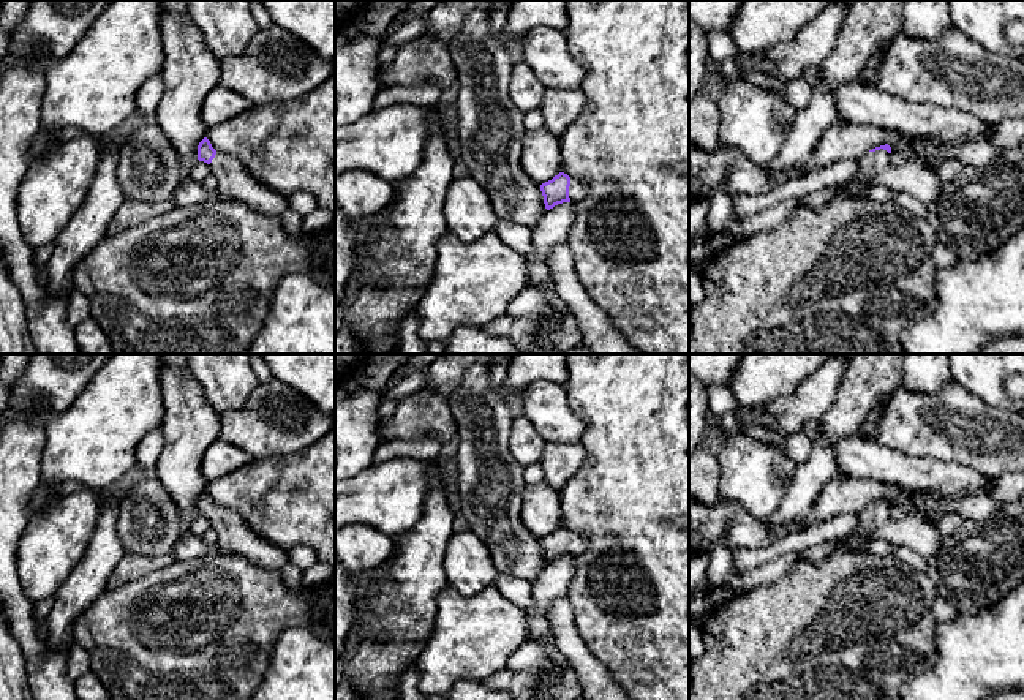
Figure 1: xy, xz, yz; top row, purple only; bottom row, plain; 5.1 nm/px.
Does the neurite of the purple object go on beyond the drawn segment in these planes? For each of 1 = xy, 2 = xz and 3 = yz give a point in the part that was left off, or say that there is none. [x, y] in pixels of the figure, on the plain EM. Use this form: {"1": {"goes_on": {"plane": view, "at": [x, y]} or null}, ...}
{"1": {"goes_on": {"plane": "xy", "at": [234, 536]}}, "2": {"goes_on": {"plane": "xz", "at": [579, 542]}}, "3": {"goes_on": {"plane": "yz", "at": [873, 517]}}}

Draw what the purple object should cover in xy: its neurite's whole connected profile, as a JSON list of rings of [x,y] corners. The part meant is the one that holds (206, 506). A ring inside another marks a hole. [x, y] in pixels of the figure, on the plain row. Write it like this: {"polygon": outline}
{"polygon": [[[204,491],[198,499],[198,514],[210,520],[218,534],[218,551],[243,556],[250,564],[281,570],[288,563],[288,551],[258,536],[234,509],[216,506]]]}

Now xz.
{"polygon": [[[559,526],[552,534],[540,539],[545,563],[550,564],[563,556],[583,553],[588,547],[588,539],[580,531],[569,531]]]}

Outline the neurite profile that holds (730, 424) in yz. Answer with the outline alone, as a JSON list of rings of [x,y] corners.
[[[766,406],[741,408],[716,420],[717,431],[727,439],[744,427],[762,427],[776,431],[777,419],[766,412]]]

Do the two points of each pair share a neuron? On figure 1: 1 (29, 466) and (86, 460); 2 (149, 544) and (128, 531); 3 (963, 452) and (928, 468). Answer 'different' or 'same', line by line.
1: different
2: same
3: different

